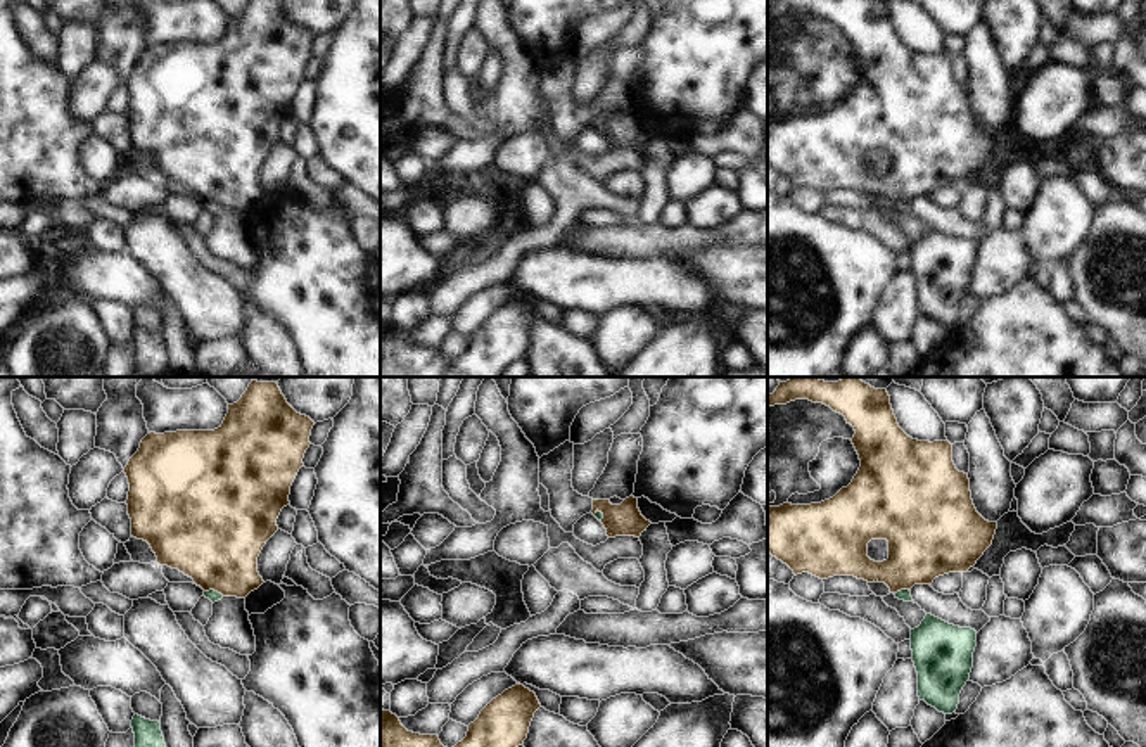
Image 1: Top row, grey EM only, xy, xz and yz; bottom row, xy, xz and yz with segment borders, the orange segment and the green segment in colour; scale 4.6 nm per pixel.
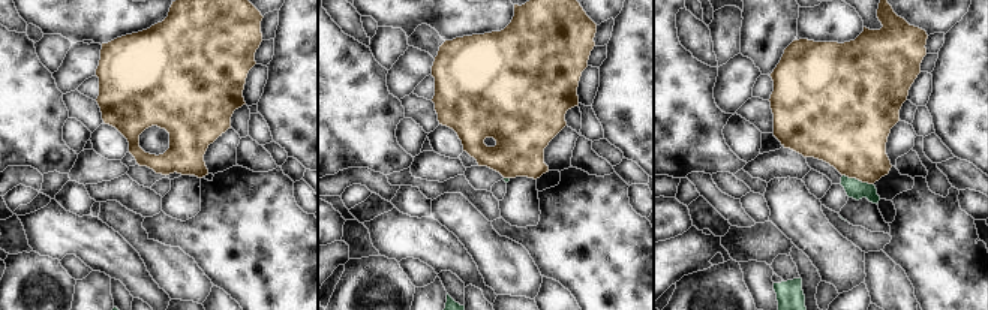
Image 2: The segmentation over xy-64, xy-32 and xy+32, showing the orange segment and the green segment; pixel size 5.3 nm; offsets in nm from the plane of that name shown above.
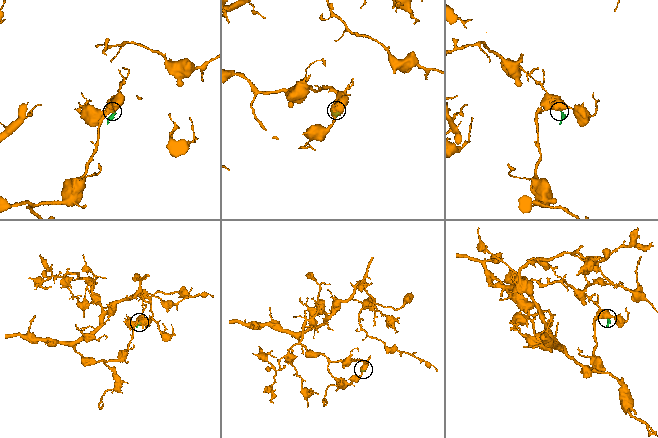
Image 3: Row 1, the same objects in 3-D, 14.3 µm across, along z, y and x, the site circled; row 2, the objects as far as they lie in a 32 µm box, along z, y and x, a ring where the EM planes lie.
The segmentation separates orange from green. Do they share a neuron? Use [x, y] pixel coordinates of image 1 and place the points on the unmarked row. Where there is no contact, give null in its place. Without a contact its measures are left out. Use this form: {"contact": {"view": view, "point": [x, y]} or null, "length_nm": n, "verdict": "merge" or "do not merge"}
{"contact": {"view": "xy", "point": [215, 203]}, "length_nm": 100, "verdict": "do not merge"}

